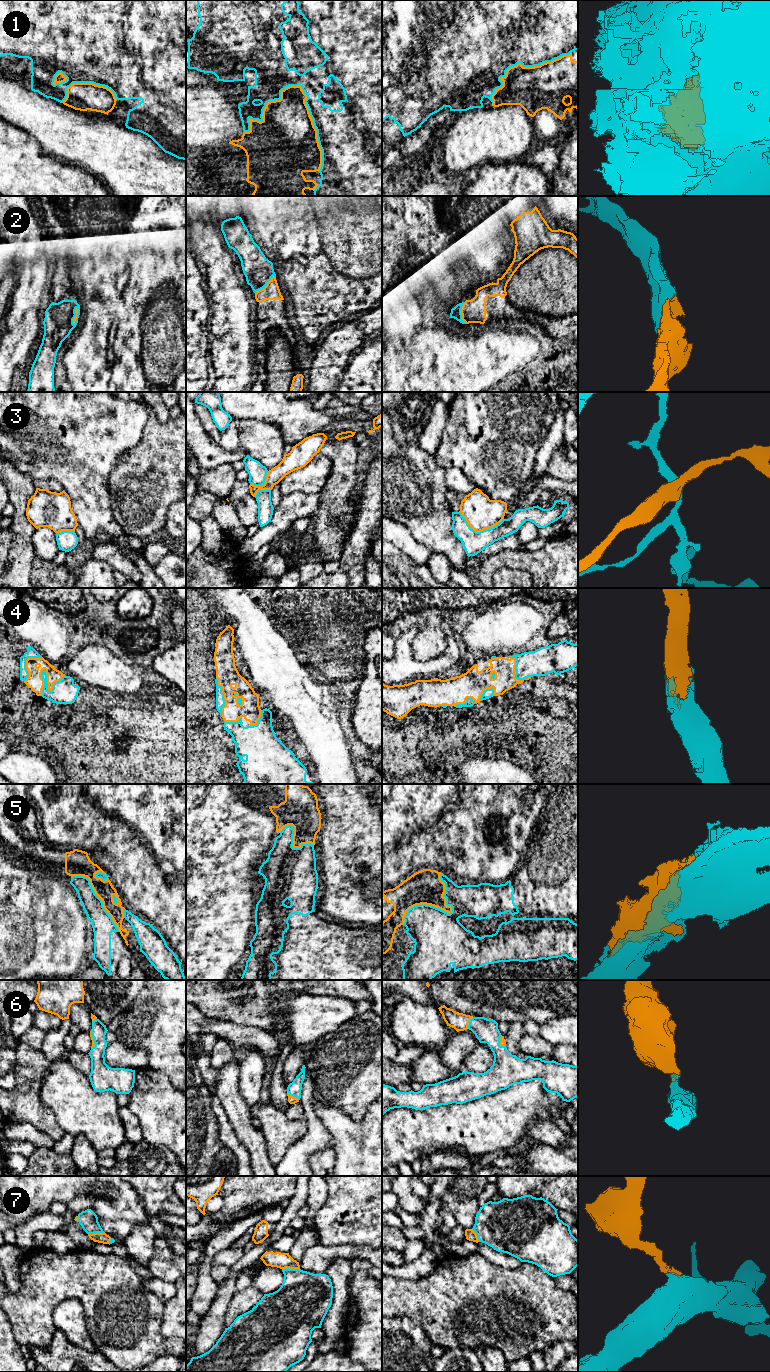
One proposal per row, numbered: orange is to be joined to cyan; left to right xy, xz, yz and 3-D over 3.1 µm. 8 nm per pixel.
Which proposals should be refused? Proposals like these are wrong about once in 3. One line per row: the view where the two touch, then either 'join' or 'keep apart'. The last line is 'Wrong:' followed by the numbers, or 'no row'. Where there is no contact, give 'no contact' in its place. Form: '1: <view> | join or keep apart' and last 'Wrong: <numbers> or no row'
1: xz | keep apart
2: xz | join
3: yz | keep apart
4: xy | join
5: yz | keep apart
6: xz | join
7: xz | join
Wrong: 1, 3, 5

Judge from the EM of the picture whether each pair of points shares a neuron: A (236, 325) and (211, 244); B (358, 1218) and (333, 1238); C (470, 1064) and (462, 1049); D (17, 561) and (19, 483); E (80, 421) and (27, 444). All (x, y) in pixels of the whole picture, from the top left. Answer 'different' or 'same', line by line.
A: same
B: same
C: different
D: same
E: same

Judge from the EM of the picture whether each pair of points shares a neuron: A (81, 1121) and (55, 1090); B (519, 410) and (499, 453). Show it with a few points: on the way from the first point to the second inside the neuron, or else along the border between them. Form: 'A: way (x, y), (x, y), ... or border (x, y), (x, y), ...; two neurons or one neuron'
A: way (78, 1113), (63, 1098); one neuron
B: way (508, 421), (499, 431), (499, 442); one neuron

